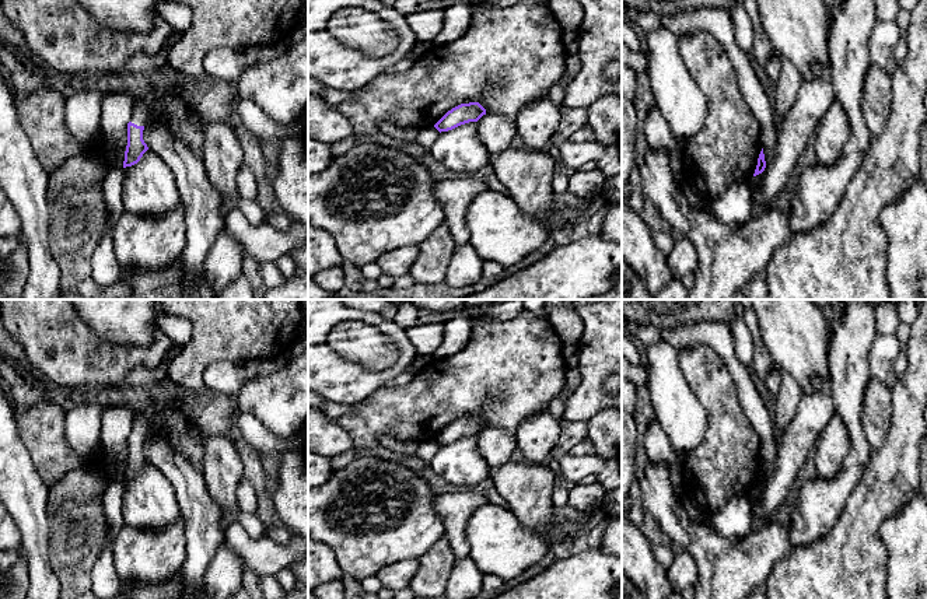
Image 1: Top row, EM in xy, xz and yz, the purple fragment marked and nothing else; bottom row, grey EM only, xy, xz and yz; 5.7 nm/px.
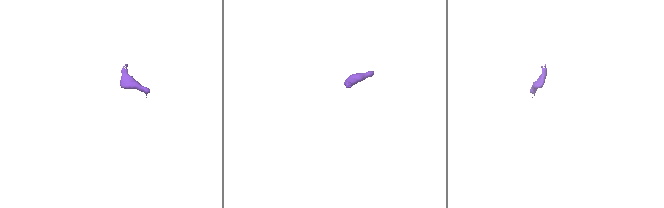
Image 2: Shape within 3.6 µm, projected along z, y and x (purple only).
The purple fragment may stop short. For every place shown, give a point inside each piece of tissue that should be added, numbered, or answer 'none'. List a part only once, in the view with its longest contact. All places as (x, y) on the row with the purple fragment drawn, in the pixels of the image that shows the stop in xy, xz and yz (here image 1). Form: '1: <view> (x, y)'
1: xy (142, 114)

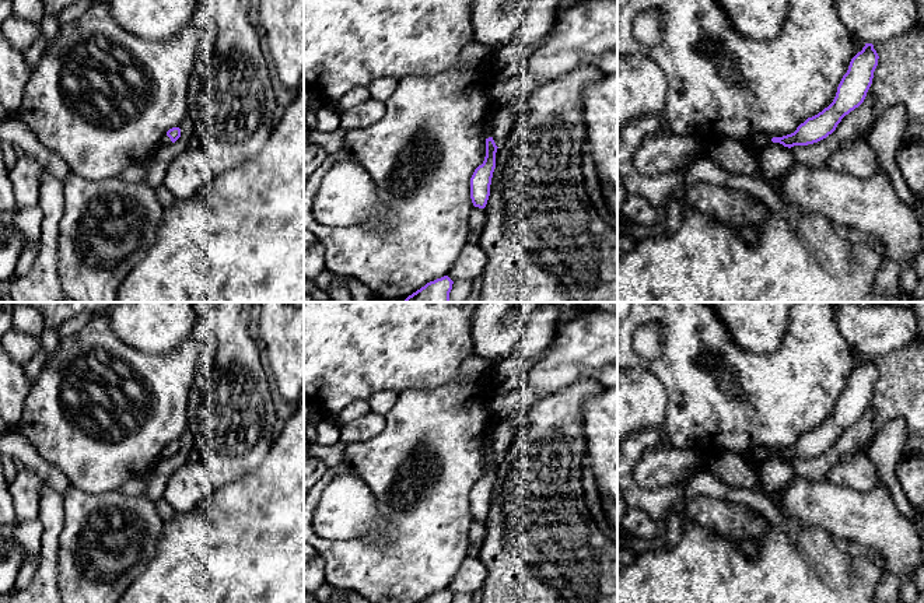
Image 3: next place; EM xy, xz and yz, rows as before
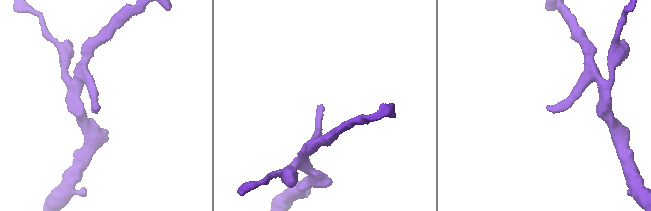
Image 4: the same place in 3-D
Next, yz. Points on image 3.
1: yz (758, 143)

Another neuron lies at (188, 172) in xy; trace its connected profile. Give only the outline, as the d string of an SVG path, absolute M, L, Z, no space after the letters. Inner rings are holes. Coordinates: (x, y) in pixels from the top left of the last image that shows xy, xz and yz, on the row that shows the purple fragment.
M188 147L171 161L162 183L175 200L185 200L196 194L213 178L209 159L202 148Z

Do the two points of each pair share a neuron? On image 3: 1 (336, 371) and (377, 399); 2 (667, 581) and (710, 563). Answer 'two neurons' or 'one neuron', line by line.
1: two neurons
2: one neuron

